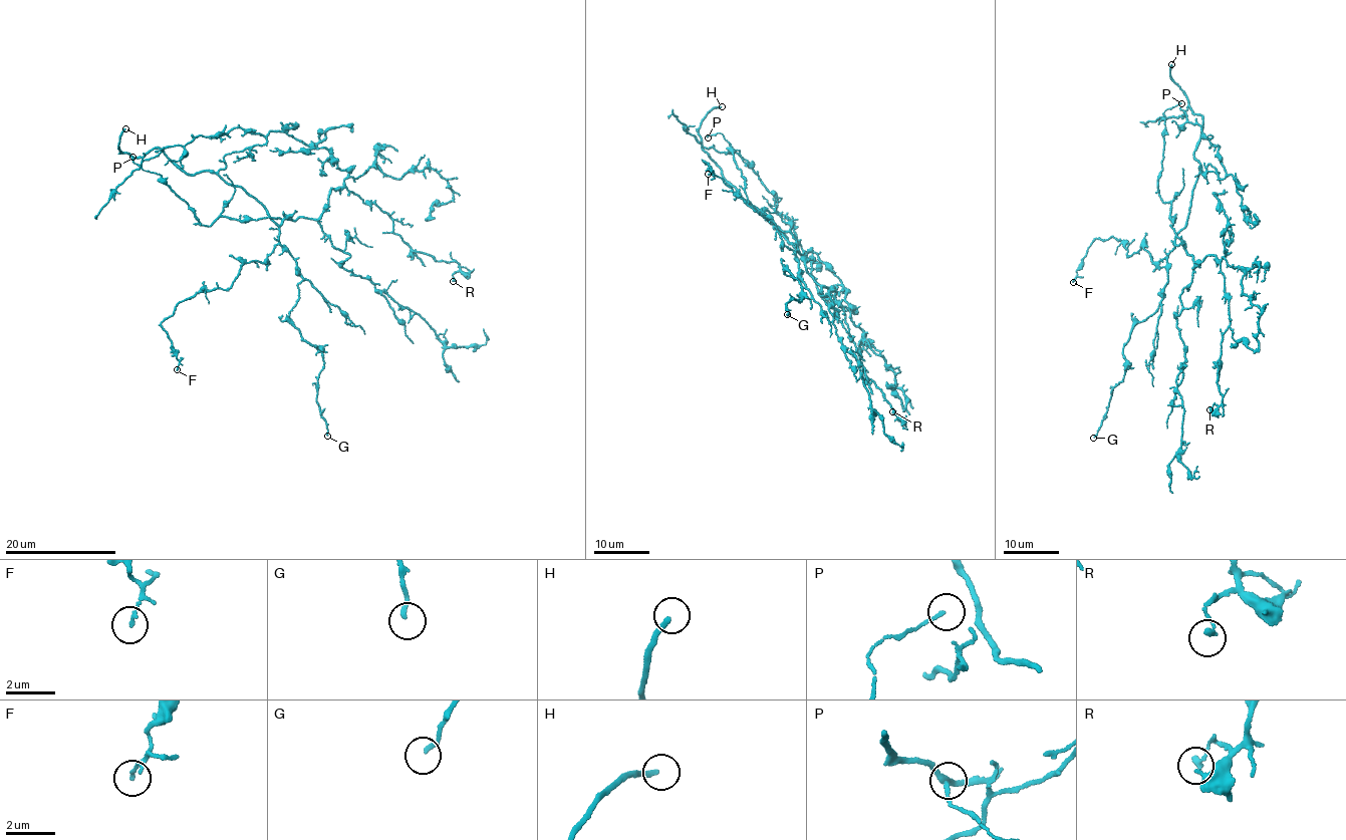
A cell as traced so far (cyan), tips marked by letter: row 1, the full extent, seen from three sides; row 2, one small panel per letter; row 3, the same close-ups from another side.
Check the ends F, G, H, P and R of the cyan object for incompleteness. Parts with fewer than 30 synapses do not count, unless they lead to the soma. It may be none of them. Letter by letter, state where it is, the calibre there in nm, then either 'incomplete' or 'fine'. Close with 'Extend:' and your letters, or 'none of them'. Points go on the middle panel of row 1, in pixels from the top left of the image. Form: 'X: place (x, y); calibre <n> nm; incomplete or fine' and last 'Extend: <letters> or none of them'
F: place (708, 174); calibre 120 nm; fine
G: place (787, 314); calibre 160 nm; fine
H: place (722, 106); calibre 220 nm; incomplete
P: place (708, 137); calibre 90 nm; fine
R: place (892, 411); calibre 190 nm; fine
Extend: H

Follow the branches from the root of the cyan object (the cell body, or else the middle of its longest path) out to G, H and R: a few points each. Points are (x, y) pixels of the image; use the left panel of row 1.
G: (257, 200), (278, 226), (279, 243), (302, 278), (289, 316), (323, 360), (316, 401), (327, 436)
H: (257, 200), (216, 174), (181, 171), (158, 149), (136, 158), (120, 151), (119, 135), (125, 128)
R: (257, 200), (271, 218), (315, 220), (331, 189), (344, 187), (388, 214), (414, 251), (456, 262), (453, 281)

